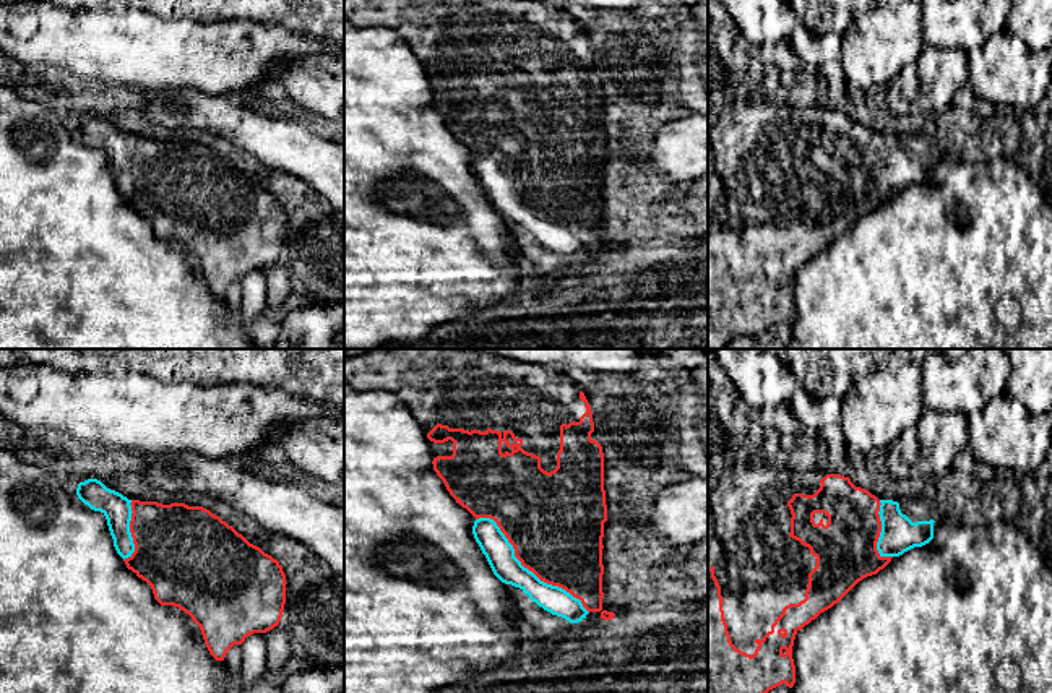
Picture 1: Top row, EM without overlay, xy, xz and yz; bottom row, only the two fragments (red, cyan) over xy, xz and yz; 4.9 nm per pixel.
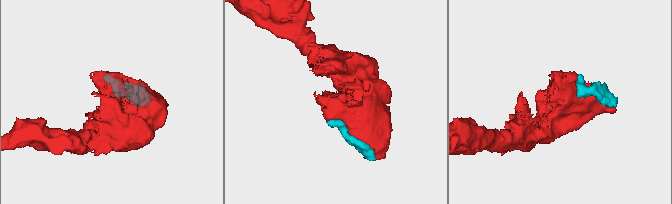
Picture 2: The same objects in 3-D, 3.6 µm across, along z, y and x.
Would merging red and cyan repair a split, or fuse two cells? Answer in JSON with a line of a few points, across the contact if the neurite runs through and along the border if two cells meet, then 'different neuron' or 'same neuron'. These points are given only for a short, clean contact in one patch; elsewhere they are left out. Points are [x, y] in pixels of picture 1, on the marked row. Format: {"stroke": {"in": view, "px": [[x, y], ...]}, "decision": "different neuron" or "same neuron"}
{"decision": "same neuron"}

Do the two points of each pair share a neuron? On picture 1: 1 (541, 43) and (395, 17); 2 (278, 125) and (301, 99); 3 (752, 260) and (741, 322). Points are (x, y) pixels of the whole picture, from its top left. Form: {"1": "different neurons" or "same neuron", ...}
{"1": "same neuron", "2": "different neurons", "3": "same neuron"}

